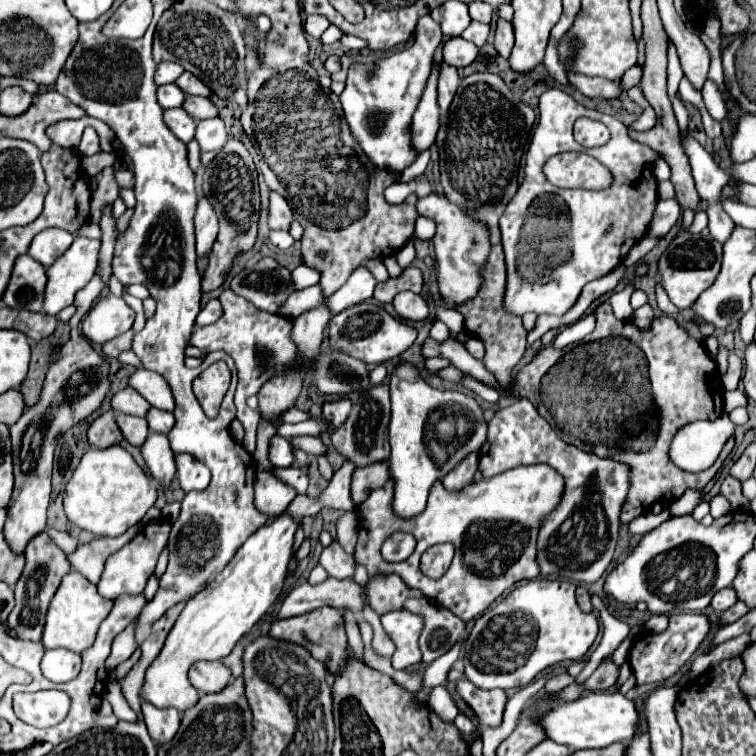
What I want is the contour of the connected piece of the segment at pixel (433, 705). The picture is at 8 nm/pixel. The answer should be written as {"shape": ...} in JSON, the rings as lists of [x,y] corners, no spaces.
{"shape":[[[445,686],[433,688],[433,692],[429,694],[429,708],[431,708],[431,712],[435,712],[441,720],[447,720],[449,724],[453,724],[453,720],[459,714],[459,710],[457,710],[451,694],[445,690]]]}

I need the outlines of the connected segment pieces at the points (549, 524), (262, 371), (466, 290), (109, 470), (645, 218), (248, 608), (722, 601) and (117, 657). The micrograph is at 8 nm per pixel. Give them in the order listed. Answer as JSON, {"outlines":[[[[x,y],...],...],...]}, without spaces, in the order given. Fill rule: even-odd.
{"outlines":[[[[517,400],[507,408],[499,408],[489,422],[487,444],[479,450],[479,470],[483,478],[521,464],[549,464],[565,480],[561,502],[555,506],[555,512],[545,516],[539,528],[537,560],[541,576],[557,576],[583,584],[597,582],[613,560],[621,526],[619,512],[631,484],[629,466],[597,458],[595,454],[565,444],[529,400]]],[[[225,290],[221,294],[221,304],[223,304],[223,316],[211,324],[211,326],[195,326],[195,332],[191,334],[189,344],[197,346],[203,354],[209,354],[213,350],[225,350],[237,366],[238,385],[235,392],[235,406],[237,406],[237,418],[243,422],[243,446],[253,454],[255,452],[255,434],[257,434],[257,422],[253,416],[253,410],[247,406],[247,398],[255,396],[259,388],[283,368],[295,366],[295,358],[299,358],[299,352],[295,350],[295,344],[291,340],[291,320],[279,314],[263,312],[257,310],[249,300],[237,296],[231,290]]],[[[431,194],[417,202],[417,210],[421,216],[429,216],[437,222],[437,234],[433,238],[435,248],[435,272],[441,306],[455,310],[467,300],[473,300],[483,286],[483,268],[489,256],[489,232],[485,224],[469,218],[457,204],[451,204],[445,196]]],[[[111,446],[107,450],[91,448],[83,454],[65,488],[63,506],[69,522],[79,528],[95,536],[119,536],[127,528],[135,526],[155,500],[157,490],[153,488],[149,476],[145,476],[123,446]]],[[[551,88],[541,96],[539,102],[539,124],[533,132],[529,150],[527,150],[527,162],[525,170],[527,176],[523,184],[519,186],[513,200],[507,204],[505,214],[499,220],[501,236],[503,236],[503,250],[505,250],[505,262],[507,262],[507,290],[505,290],[505,310],[523,316],[525,312],[537,312],[537,314],[555,314],[563,316],[581,294],[581,288],[605,274],[609,274],[631,250],[631,246],[641,240],[647,232],[647,226],[653,218],[653,210],[657,204],[657,180],[653,176],[653,162],[659,158],[657,152],[653,152],[649,146],[635,142],[627,134],[627,126],[619,122],[613,116],[601,114],[597,110],[589,110],[575,102],[569,94]],[[577,118],[591,118],[603,122],[611,138],[607,144],[597,148],[585,148],[573,138],[573,124]],[[565,150],[579,150],[587,152],[589,156],[595,156],[609,172],[613,174],[613,182],[605,190],[561,190],[549,184],[543,178],[543,160],[565,152]]],[[[287,512],[273,518],[271,524],[253,532],[247,542],[237,550],[227,568],[215,576],[195,598],[191,598],[175,628],[169,632],[161,654],[145,674],[141,698],[149,700],[157,708],[175,706],[179,712],[197,704],[197,690],[187,678],[187,670],[197,660],[221,660],[225,658],[237,640],[253,628],[253,624],[267,614],[277,596],[283,590],[283,582],[289,574],[289,562],[293,558],[295,532],[301,522],[293,520]]],[[[723,588],[723,590],[719,590],[719,592],[713,596],[711,608],[713,608],[715,612],[723,612],[723,610],[731,608],[735,602],[737,602],[737,594],[733,592],[733,588]]],[[[135,620],[113,640],[113,648],[111,648],[111,654],[107,658],[107,668],[109,670],[115,670],[117,664],[125,662],[137,648],[137,640],[135,640]]]]}

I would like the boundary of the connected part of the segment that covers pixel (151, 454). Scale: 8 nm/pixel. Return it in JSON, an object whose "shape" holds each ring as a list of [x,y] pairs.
{"shape":[[[151,432],[141,446],[141,456],[151,476],[163,486],[169,486],[175,476],[175,454],[167,444],[167,436]]]}

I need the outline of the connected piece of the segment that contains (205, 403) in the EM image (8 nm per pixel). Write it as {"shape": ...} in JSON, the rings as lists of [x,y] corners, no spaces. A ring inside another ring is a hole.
{"shape":[[[223,360],[211,364],[195,378],[193,382],[195,396],[209,418],[217,416],[221,400],[229,388],[229,382],[231,382],[231,370]]]}

